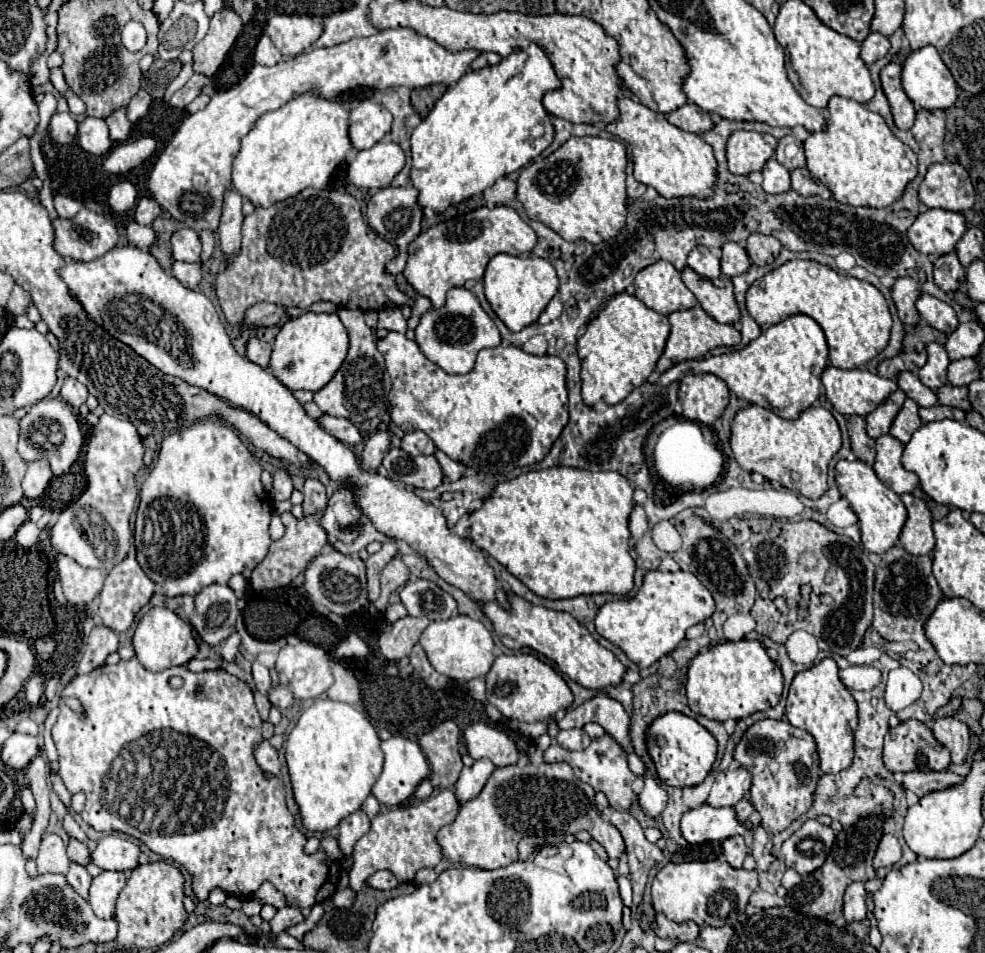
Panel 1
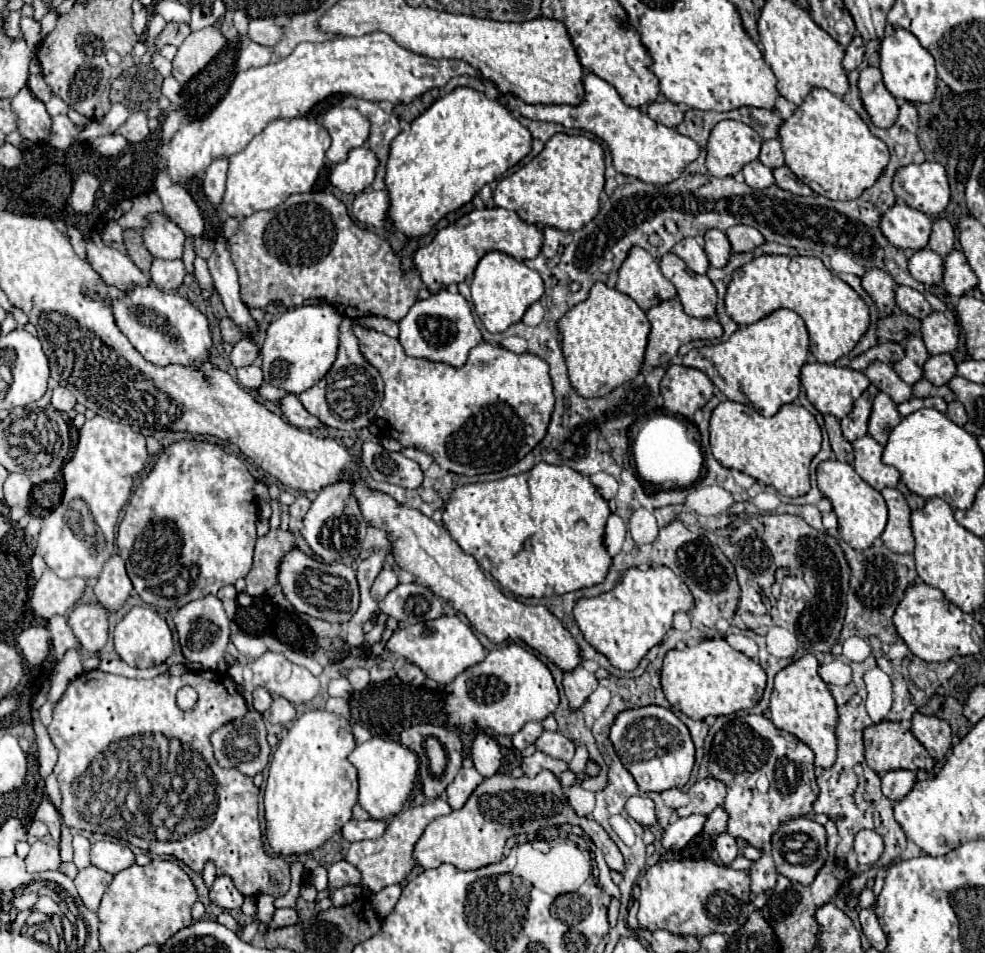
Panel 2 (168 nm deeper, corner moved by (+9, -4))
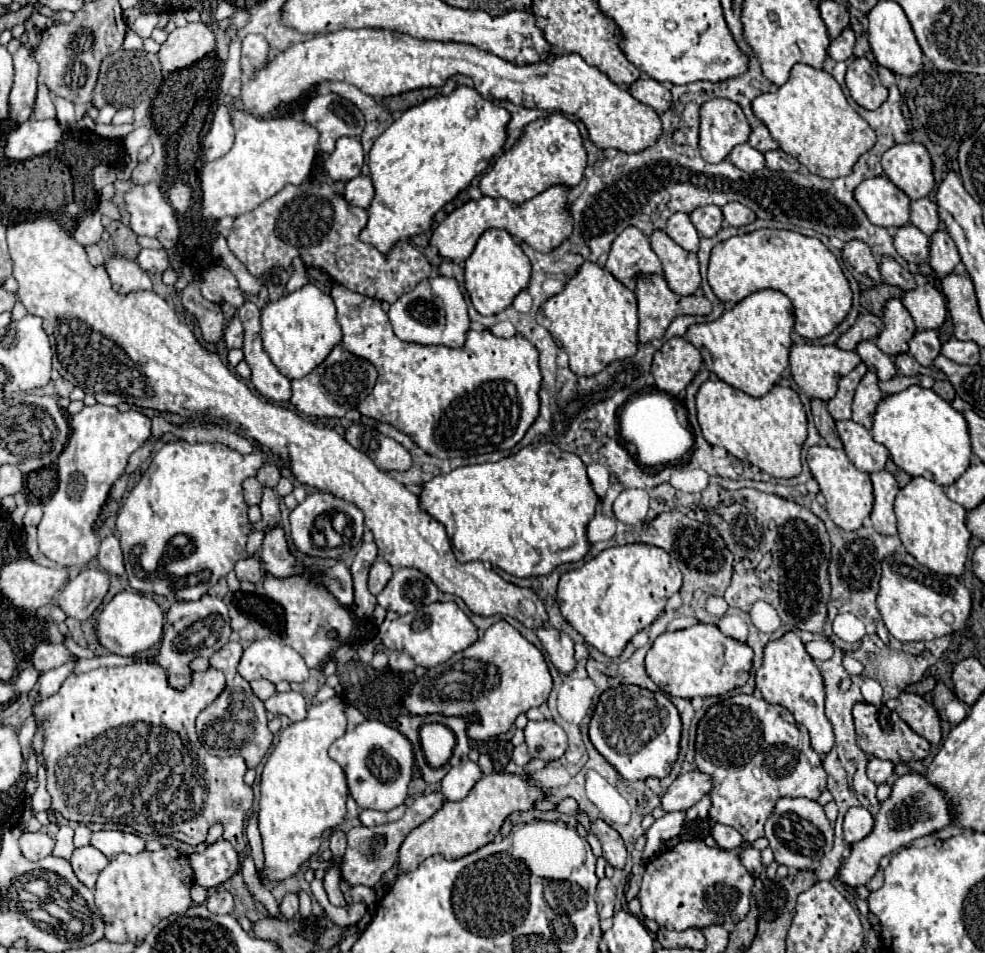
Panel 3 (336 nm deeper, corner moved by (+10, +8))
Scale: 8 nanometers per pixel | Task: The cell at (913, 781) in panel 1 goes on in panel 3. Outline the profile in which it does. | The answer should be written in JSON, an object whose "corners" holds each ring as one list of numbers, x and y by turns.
{"corners":[[873,756,869,758,869,764,867,764,869,780,873,780,875,784,883,784,891,774,893,774,893,762,879,760,879,758,873,758]]}

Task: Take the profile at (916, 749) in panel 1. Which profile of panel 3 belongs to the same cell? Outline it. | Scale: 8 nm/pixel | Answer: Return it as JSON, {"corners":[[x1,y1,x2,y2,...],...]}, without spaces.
{"corners":[[857,702,853,706,853,720,855,720,855,732,857,732,857,746,869,756,875,756,879,760,891,760,891,762,909,762,909,760,923,760,931,752,929,742,923,736,915,734,899,718,899,714,887,708,885,704,873,706,865,702]]}

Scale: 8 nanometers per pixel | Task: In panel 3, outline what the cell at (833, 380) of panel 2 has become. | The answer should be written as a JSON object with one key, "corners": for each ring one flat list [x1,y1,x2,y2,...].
{"corners":[[793,344,789,350,789,368,795,384,799,390,809,398,829,400,833,392,837,392,837,380,845,376,845,372,851,372,861,358,853,350,841,350,837,346,821,346,821,344]]}

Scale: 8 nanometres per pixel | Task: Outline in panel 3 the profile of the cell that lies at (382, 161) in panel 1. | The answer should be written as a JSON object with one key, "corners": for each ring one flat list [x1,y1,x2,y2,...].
{"corners":[[339,138,335,150,325,160,325,170,333,180,347,182,361,174,363,148,357,138]]}

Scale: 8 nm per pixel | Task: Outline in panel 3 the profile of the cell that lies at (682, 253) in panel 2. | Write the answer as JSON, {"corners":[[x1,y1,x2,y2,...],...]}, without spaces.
{"corners":[[677,212,667,220,665,232,679,244,683,246,687,252,697,252,699,248,699,234,693,228,693,222,689,220,689,216,685,212]]}

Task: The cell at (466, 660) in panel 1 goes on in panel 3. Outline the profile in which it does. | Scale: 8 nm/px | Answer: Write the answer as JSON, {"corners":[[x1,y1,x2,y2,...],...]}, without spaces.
{"corners":[[435,602,387,622,381,626,379,636,389,650,405,652,415,660,417,666,431,668,433,664,441,664,441,660,449,660,449,656,465,650,477,640,479,634,469,616,455,602]]}

